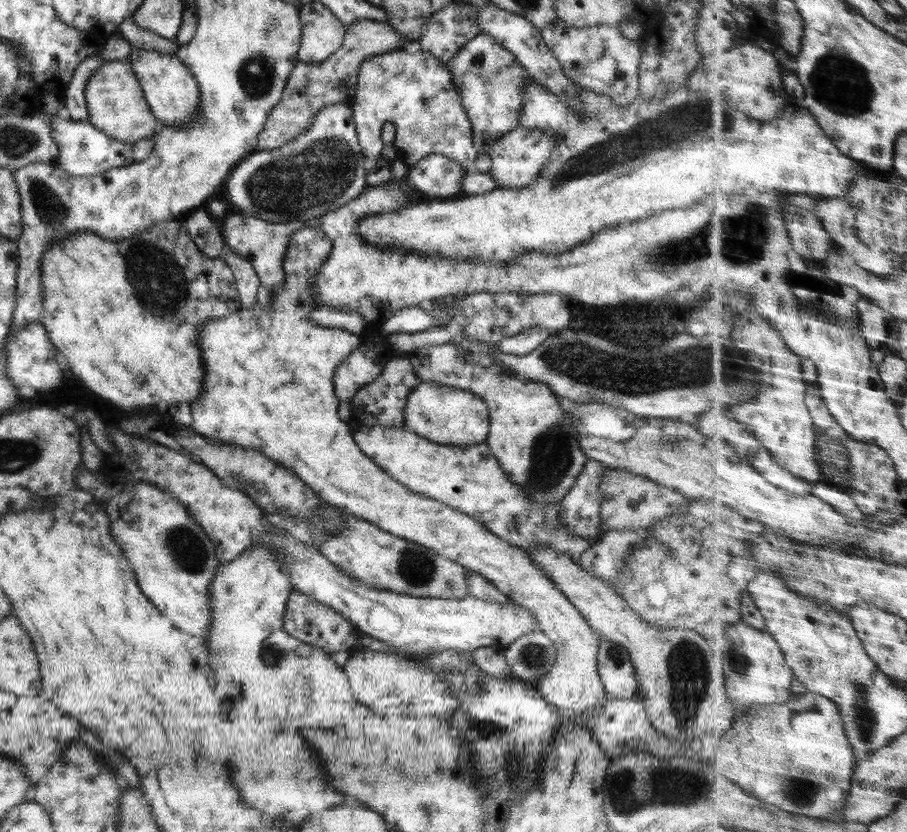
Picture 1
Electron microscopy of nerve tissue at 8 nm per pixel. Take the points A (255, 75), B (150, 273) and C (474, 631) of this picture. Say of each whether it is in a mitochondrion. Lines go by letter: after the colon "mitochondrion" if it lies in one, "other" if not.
A: mitochondrion
B: mitochondrion
C: other

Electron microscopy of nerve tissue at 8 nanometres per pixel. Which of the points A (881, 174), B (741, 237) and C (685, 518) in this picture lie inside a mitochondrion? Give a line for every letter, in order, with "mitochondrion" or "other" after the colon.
A: other
B: mitochondrion
C: mitochondrion

